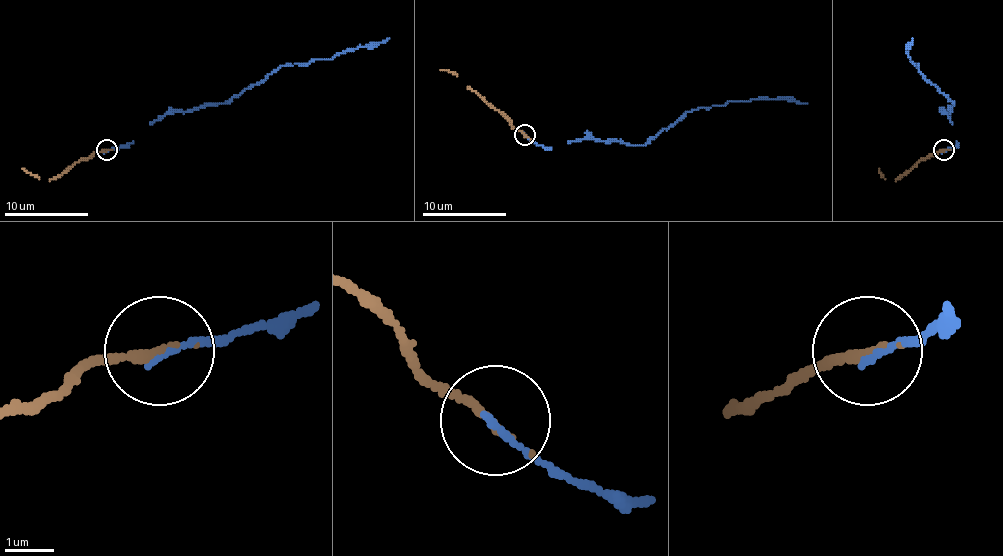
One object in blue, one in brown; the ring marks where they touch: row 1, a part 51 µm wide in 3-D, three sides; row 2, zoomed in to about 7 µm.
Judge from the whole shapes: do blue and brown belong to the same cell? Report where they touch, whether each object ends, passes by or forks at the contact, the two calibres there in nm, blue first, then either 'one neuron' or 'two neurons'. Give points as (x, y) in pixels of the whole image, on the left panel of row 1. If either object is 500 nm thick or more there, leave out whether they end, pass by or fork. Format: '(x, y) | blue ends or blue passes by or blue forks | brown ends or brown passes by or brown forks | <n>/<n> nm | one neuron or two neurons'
(106, 150) | blue ends | brown ends | 140/180 nm | one neuron

